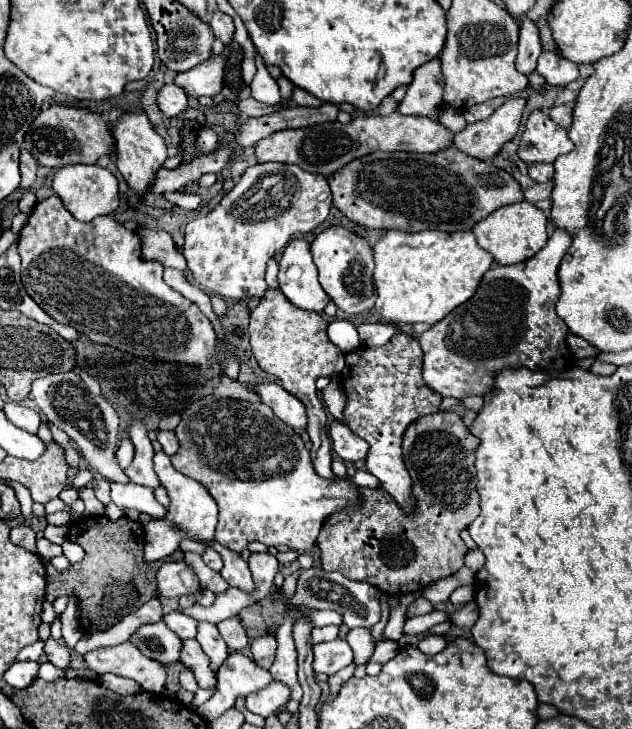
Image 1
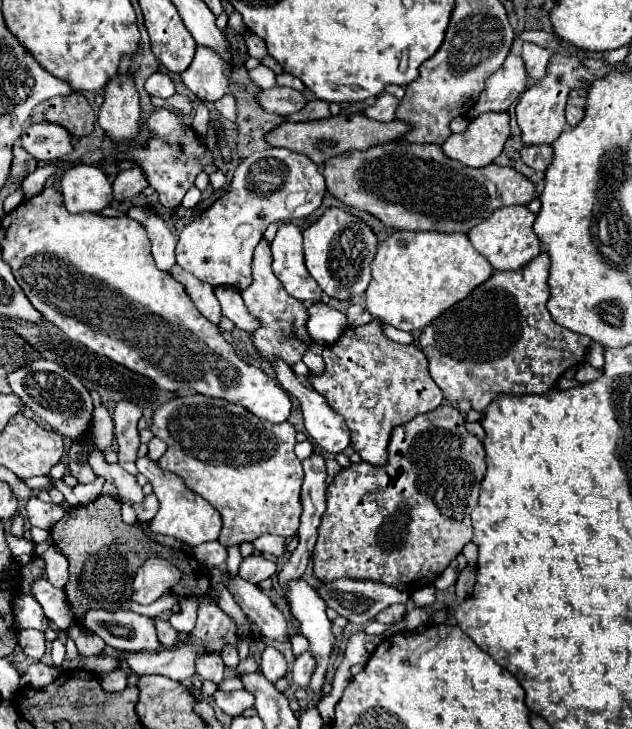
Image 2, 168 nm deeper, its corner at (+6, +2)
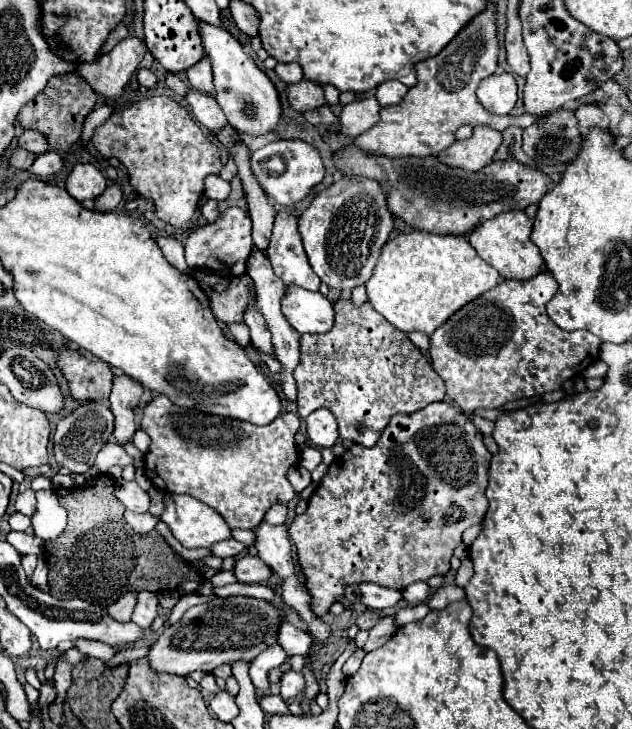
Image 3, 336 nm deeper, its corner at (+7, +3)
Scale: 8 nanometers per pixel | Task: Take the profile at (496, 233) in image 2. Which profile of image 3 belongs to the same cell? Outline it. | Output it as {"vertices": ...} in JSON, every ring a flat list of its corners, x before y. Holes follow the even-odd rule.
{"vertices":[[510,210,476,226,468,234,468,242,484,262,488,262,500,272,504,280,530,280,542,272,544,264,536,244,530,242,530,232,532,232,532,220,522,210]]}

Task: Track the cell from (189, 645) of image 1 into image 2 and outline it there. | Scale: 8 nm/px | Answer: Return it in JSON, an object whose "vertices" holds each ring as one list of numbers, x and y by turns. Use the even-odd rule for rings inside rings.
{"vertices":[[155,619,157,623,157,635,159,635,159,641,165,649,173,649,181,643,179,639,179,633,169,625,169,621,161,621,161,619]]}

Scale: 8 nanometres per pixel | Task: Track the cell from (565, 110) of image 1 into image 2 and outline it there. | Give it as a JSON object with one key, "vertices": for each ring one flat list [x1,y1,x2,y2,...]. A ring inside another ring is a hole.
{"vertices":[[567,105,565,107,565,119,567,119,567,125,575,125,583,119,583,107,577,107,577,105]]}

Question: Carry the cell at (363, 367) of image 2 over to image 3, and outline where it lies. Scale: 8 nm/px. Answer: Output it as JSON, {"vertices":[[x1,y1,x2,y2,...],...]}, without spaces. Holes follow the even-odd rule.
{"vertices":[[336,298,332,300,332,306,336,310,336,324,328,334,300,336,300,364,296,368,296,384,298,412,302,418,318,408,328,408,336,416,340,438,364,446,374,446,394,414,410,414,428,406,430,402,444,400,444,382,432,370,424,354,408,340,402,330,396,330,386,322,386,318,380,318,368,300,356,306,352,298]]}

